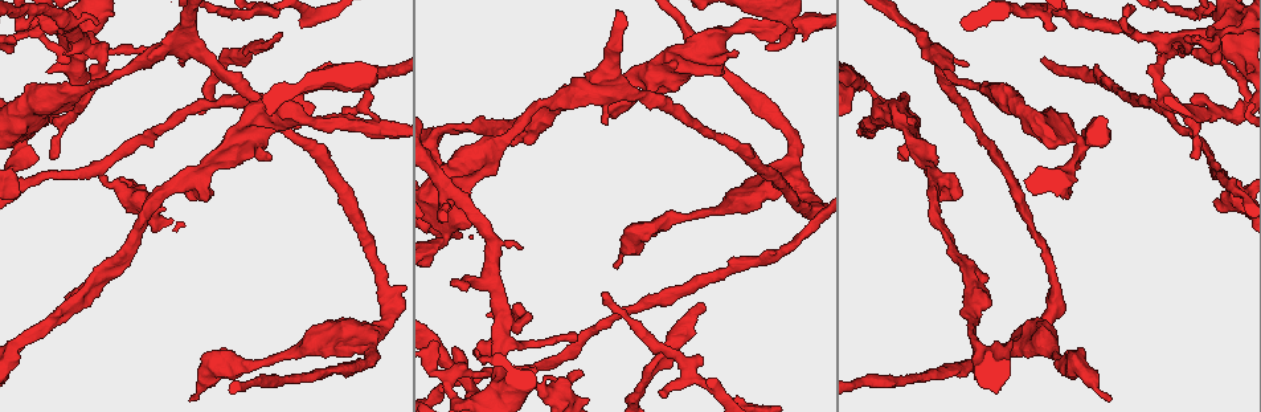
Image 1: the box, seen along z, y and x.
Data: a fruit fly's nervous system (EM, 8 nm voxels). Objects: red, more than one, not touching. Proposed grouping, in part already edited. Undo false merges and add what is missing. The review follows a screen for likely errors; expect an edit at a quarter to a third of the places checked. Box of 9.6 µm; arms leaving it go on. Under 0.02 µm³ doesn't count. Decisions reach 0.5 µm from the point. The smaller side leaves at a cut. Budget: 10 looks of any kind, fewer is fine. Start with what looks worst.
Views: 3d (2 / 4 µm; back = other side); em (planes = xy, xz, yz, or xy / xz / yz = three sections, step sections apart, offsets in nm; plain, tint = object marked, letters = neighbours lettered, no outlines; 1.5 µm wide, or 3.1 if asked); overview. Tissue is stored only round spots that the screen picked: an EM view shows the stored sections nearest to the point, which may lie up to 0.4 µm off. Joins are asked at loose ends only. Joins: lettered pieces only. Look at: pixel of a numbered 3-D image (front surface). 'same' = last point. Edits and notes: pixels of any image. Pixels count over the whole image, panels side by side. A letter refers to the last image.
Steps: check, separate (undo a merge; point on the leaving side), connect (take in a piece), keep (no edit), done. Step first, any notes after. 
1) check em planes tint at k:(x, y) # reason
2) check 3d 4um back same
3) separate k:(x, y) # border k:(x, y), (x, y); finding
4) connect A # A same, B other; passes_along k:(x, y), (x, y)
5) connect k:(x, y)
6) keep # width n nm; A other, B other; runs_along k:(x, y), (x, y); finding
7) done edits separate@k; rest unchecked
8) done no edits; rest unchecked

check em xz step 8 tint at 1:(1078, 142) # three arms meet

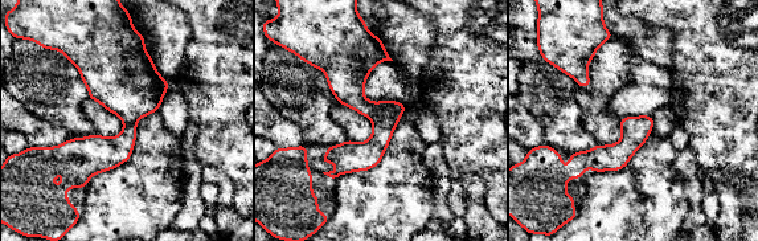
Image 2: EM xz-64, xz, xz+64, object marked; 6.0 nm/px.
check em planes letters same # another direction

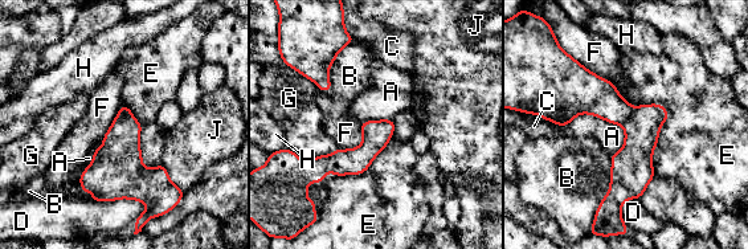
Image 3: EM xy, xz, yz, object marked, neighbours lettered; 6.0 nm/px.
separate 3:(641, 130) # longest_contact E 600 nm; A other, B other, C other, D other, E other, F other, G other, H other, J other; part_leaving 3:(658, 107), (641, 130), (616, 211); two neurons meet here

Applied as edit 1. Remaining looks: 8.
check em planes tint at 1:(1216, 199) # free end

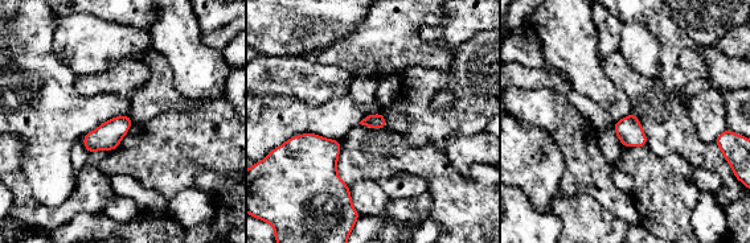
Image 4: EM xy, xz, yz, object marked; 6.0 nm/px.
check em planes letters same

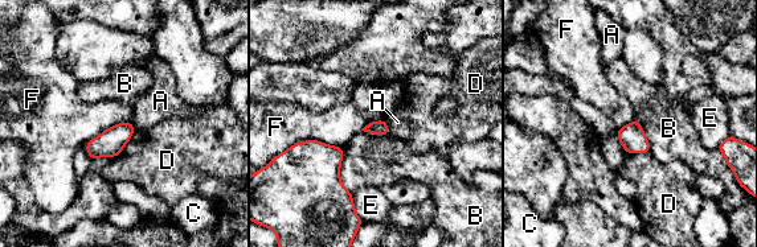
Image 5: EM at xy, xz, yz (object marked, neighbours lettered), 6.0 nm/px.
keep # A other, B other, C other, D other, E other, F other; border 5:(342, 147), (303, 140), (287, 149); no lettered piece goes on from it

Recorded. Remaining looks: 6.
check overview # redraw

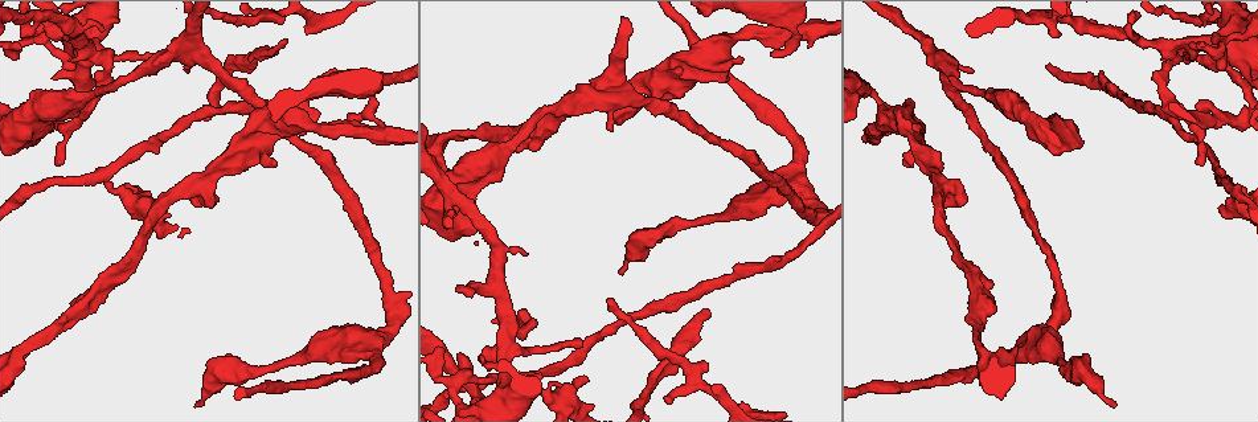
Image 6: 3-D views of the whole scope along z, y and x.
check 3d 2um back at 6:(524, 253) # free end

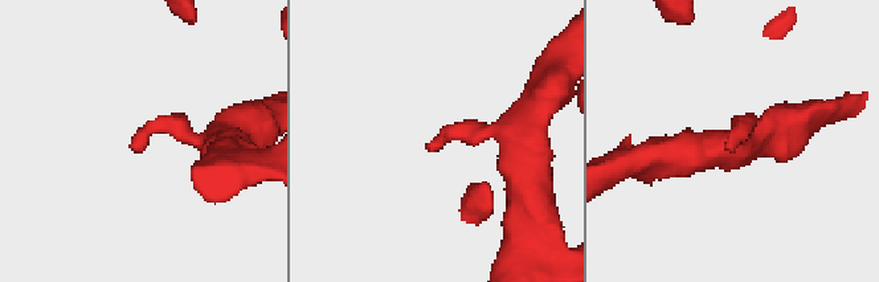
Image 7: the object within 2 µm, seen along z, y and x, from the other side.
check em planes letters at 7:(136, 147)

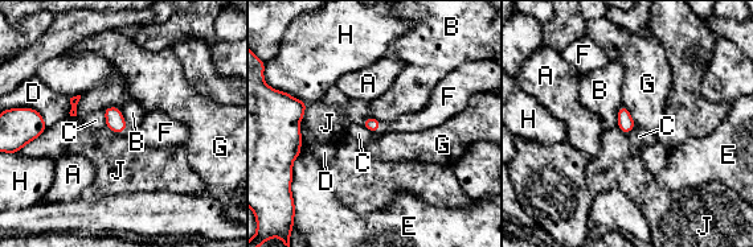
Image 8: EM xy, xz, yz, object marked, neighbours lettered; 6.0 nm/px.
connect F # A other, B other, C other, D other, E other, F same, G other, H other, J other; the neuron continues

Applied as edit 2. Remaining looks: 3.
check overview

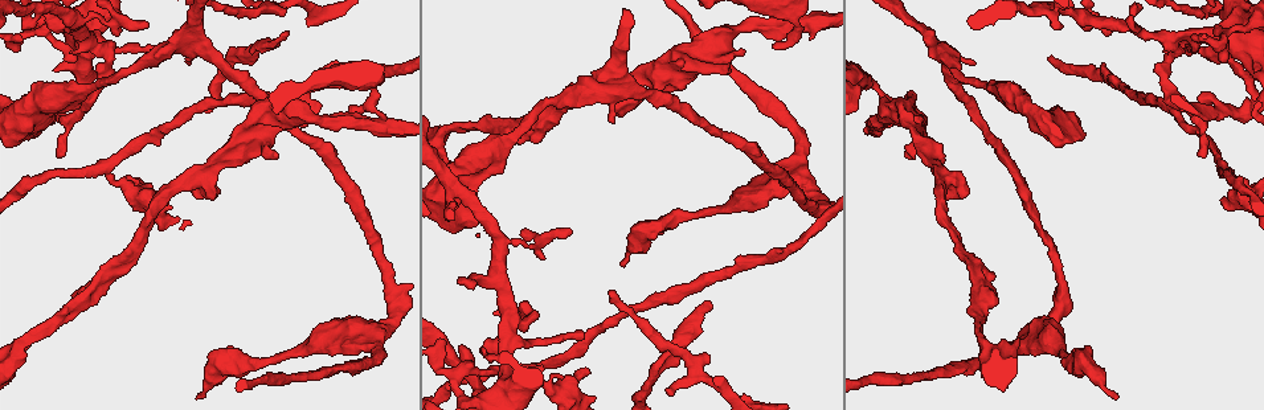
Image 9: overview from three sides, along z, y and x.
check em xz step 4 letters at 9:(495, 370)

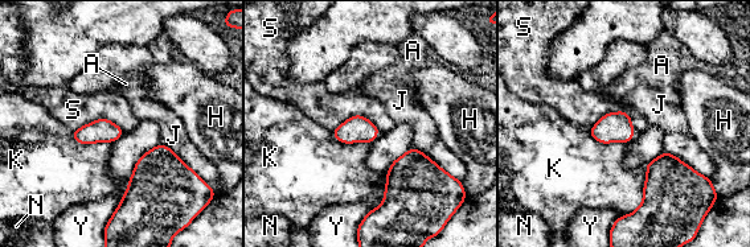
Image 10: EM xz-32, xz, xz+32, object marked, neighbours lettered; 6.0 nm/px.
keep # width 140 nm; A other, H other, J other, K other, N other, S other, Y other; border 10:(590, 128), (624, 111), (635, 132); all the same neuron

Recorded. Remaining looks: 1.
done edits separate@3, connect@8; rest unchecked

